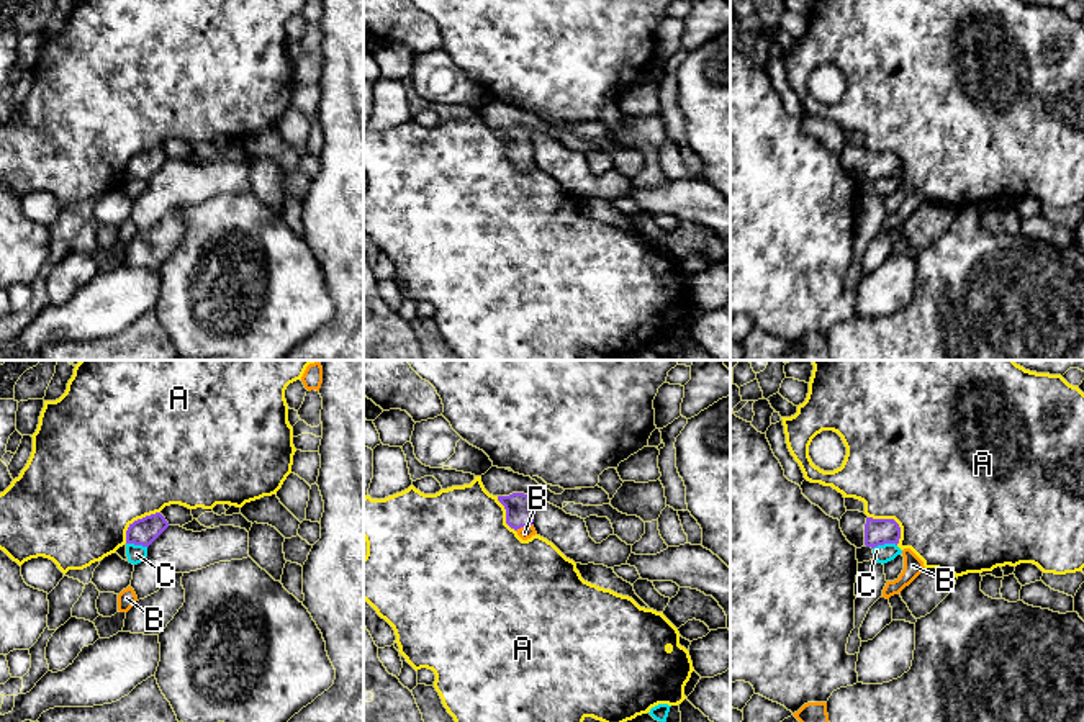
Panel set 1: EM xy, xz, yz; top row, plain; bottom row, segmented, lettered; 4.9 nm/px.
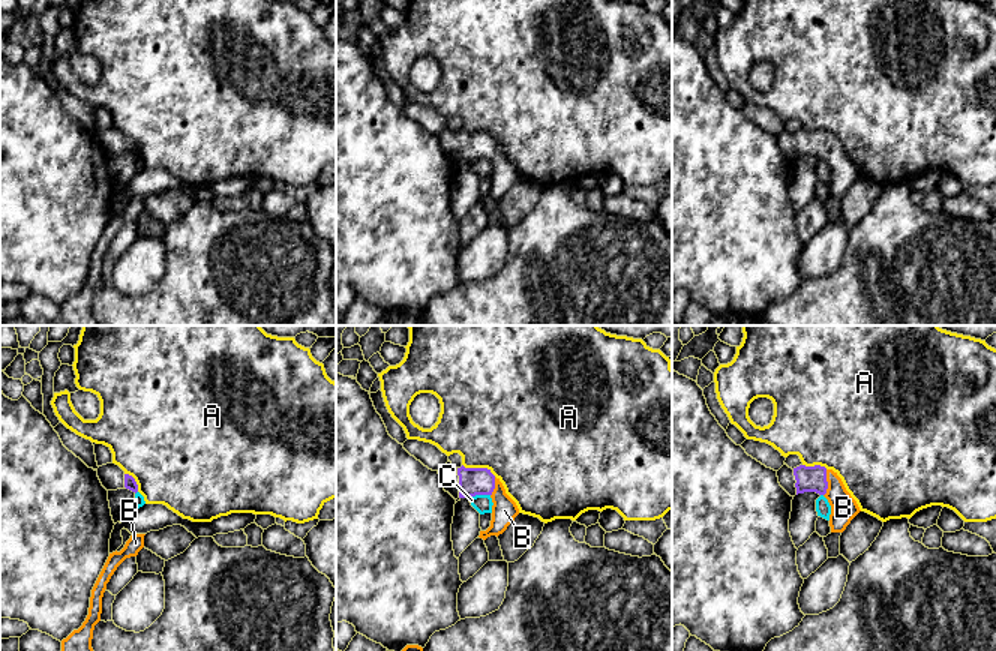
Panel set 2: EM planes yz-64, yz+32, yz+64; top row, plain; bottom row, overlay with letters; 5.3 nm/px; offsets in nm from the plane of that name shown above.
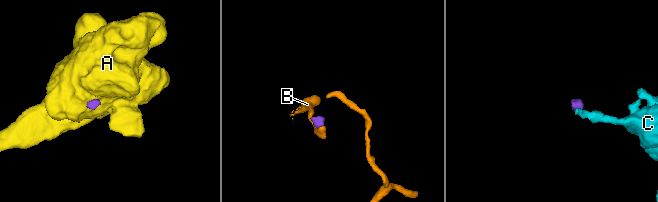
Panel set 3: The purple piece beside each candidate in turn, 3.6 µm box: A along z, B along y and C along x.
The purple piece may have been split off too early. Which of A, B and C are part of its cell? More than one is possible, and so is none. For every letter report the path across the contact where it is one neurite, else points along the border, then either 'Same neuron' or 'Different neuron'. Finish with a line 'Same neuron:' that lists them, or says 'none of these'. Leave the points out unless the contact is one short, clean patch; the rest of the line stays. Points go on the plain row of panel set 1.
A: Boundary: yz (868, 149), (893, 153), (899, 161), (899, 175). Different neuron
B: Path across: xz (519, 146), (523, 159), (524, 166). Same neuron
C: Boundary: yz (896, 177), (878, 177), (873, 182). Different neuron
Same neuron: B

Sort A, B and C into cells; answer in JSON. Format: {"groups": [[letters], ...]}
{"groups": [["A"], ["B"], ["C"]]}

